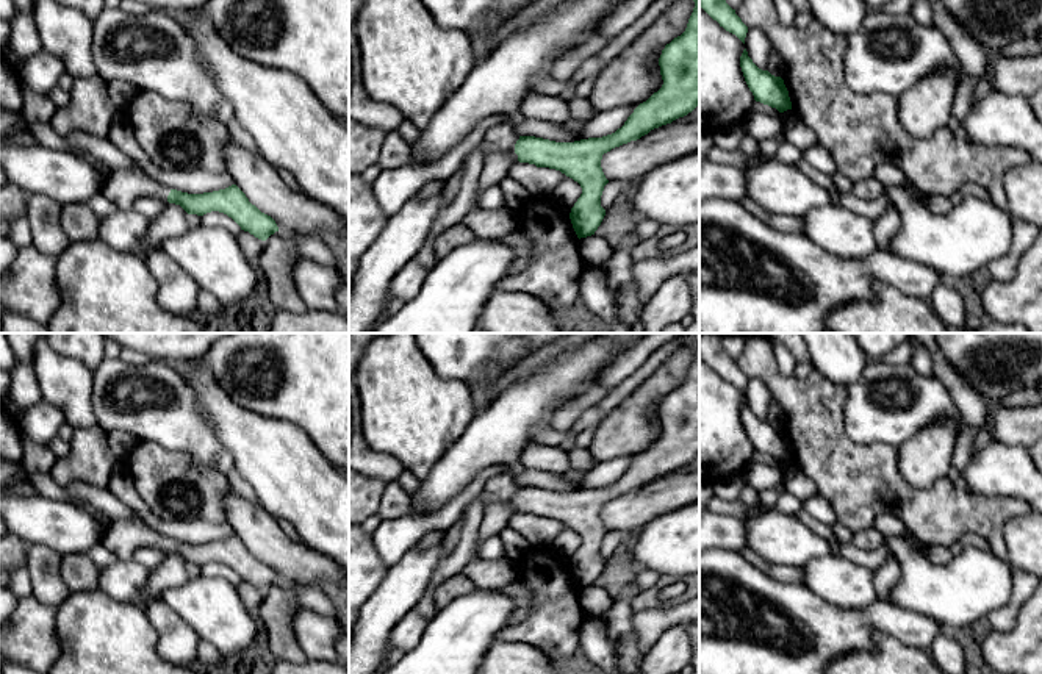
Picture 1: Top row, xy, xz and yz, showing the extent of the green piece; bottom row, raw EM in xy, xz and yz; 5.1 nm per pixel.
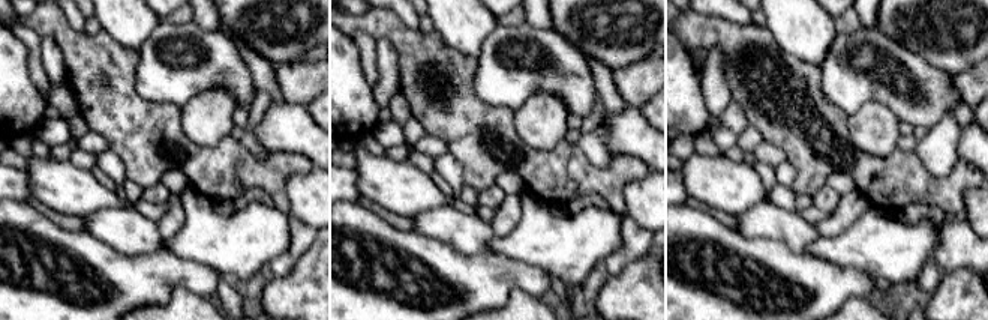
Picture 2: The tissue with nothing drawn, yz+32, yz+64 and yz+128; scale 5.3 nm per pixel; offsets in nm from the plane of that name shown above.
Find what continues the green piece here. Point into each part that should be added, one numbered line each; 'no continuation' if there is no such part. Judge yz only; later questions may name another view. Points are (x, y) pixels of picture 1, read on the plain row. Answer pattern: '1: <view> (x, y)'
no continuation

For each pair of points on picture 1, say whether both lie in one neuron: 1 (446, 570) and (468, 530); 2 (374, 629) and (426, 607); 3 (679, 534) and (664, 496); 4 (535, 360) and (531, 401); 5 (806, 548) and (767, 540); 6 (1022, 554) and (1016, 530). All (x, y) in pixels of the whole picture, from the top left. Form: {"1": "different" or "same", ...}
{"1": "same", "2": "different", "3": "different", "4": "different", "5": "same", "6": "same"}

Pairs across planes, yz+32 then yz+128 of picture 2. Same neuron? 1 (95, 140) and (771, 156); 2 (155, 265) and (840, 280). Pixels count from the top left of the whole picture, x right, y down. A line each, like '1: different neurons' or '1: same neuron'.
1: same neuron
2: same neuron

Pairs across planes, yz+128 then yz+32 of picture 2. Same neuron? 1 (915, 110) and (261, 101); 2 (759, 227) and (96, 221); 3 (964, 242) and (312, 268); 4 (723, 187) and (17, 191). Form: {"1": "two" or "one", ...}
{"1": "two", "2": "one", "3": "two", "4": "two"}

